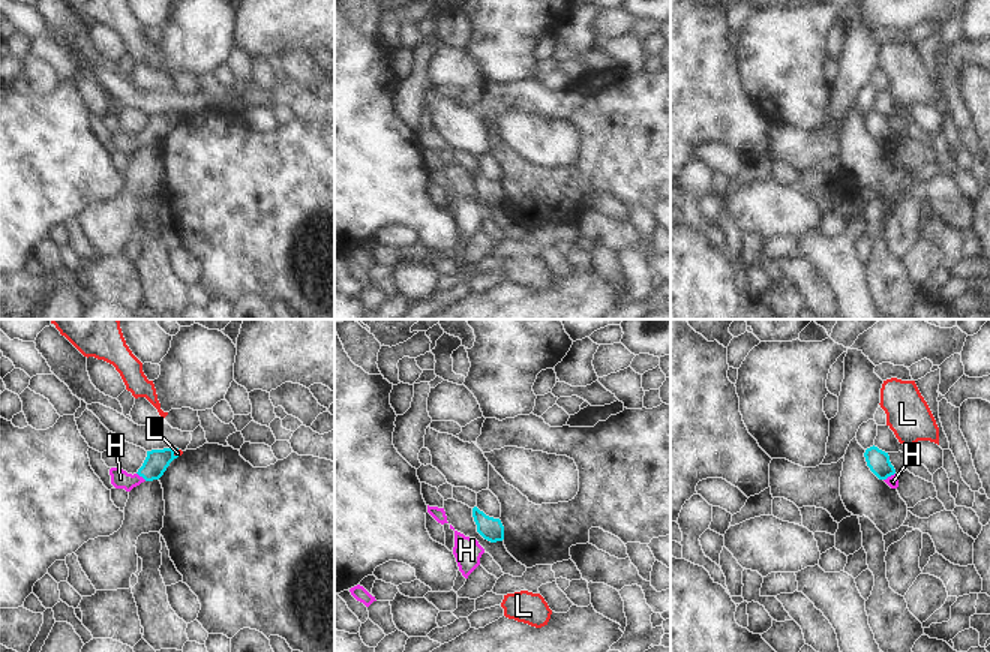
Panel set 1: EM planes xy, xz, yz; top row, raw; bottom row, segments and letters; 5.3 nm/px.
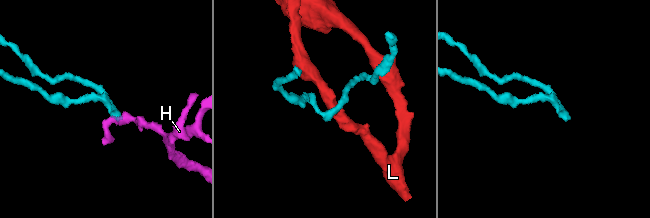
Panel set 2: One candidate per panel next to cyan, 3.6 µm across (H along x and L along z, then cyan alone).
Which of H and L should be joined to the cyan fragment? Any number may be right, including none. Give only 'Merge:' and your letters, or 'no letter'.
Merge: H

